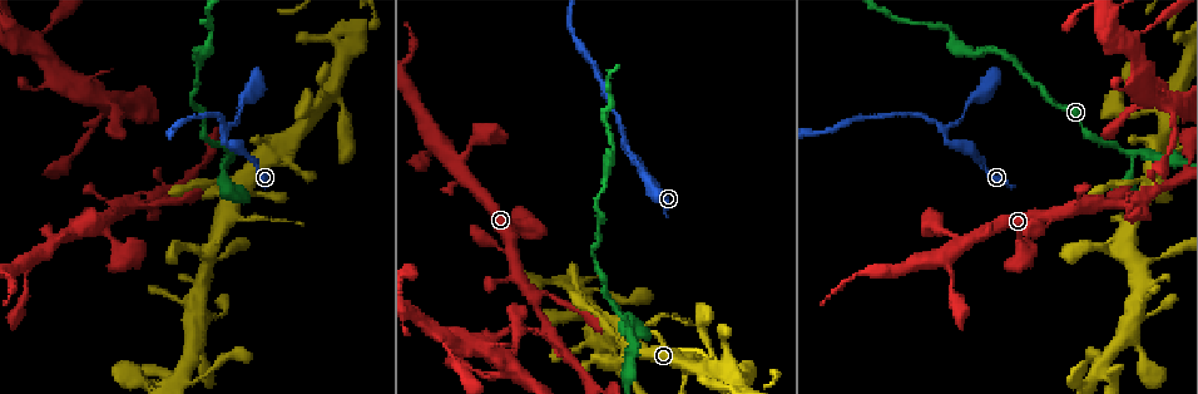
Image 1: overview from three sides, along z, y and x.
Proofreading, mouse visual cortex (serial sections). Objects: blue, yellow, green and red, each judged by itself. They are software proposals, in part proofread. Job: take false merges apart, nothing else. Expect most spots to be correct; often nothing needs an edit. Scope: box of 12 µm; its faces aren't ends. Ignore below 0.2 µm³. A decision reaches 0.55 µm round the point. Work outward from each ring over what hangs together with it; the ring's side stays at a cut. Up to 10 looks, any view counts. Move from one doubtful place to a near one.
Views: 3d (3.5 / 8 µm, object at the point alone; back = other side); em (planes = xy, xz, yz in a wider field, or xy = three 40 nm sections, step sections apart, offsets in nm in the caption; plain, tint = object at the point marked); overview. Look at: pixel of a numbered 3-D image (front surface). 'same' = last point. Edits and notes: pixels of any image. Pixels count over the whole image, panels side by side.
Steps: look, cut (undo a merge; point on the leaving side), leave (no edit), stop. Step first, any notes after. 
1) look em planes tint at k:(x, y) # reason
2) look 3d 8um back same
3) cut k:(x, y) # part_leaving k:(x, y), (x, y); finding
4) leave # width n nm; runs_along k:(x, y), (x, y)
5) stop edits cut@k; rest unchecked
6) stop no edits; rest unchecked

look em xy step 3 tint at 1:(967, 243) # sharp bend

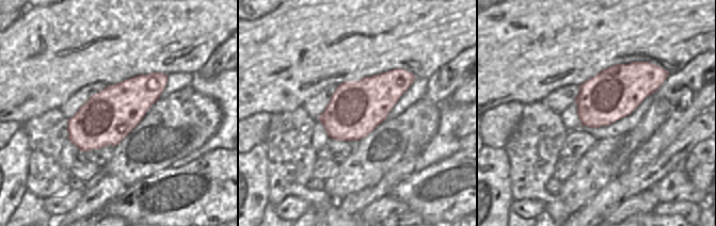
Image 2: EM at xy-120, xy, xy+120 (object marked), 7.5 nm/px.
look 3d 3.5um same # see where the arms go

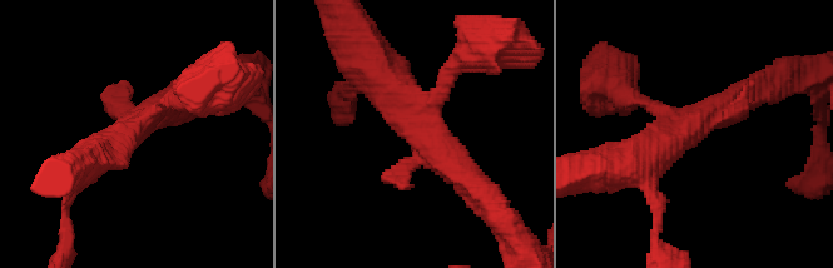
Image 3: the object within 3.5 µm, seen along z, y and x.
leave # runs_along 3:(474, 183), (370, 68); one cell here

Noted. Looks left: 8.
look em planes tint at 1:(947, 30) # abrupt turn

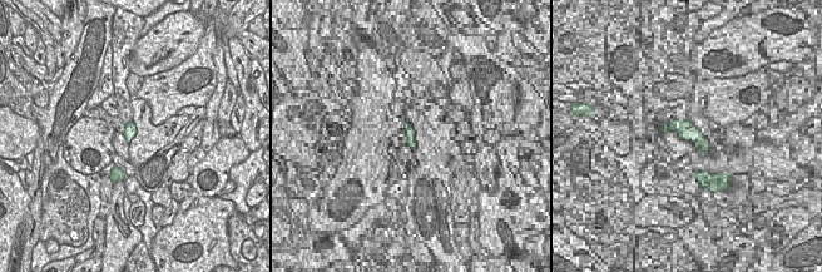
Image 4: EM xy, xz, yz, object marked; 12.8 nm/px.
look 3d 3.5um same

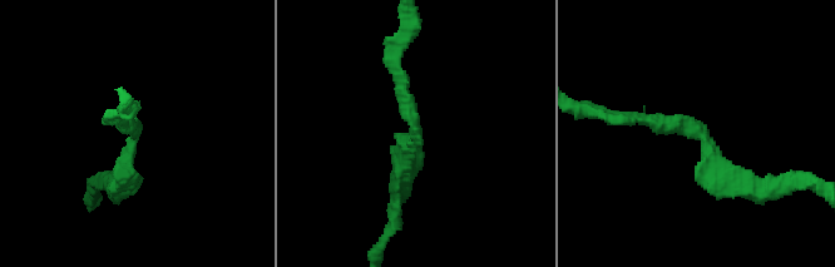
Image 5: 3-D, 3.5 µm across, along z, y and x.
leave # arm_widths 150, 300 nm; runs_along 5:(740, 187), (682, 122), (621, 118); one cell here

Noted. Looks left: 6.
look 3d 3.5um at 1:(942, 132) # sharp bend

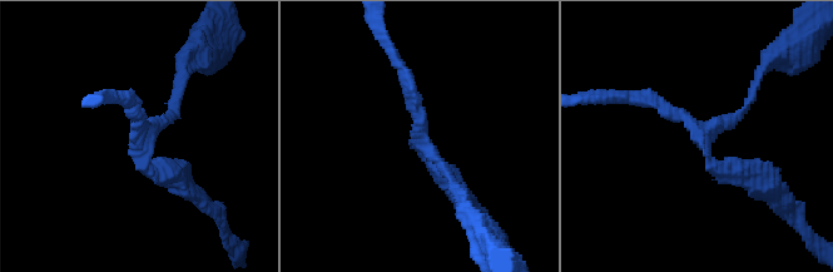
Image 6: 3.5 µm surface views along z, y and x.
look em xy step 3 tint at 6:(422, 144) # now the EM

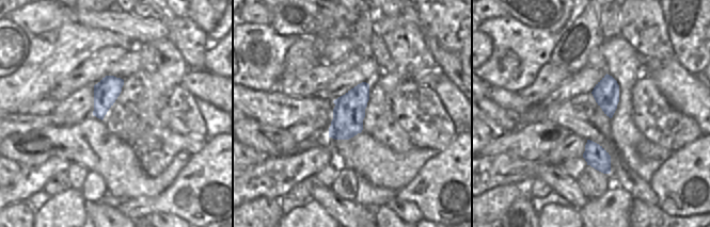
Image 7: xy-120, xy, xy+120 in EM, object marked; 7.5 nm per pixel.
look em xy step 2 tint same

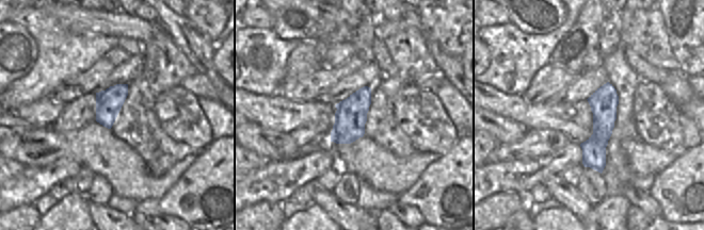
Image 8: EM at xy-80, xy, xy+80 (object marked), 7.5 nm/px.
leave # runs_along 6:(755, 179), (717, 168), (704, 144), (752, 95); all the same cell

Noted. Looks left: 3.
look 3d 3.5um at 1:(628, 334) # three-way junction

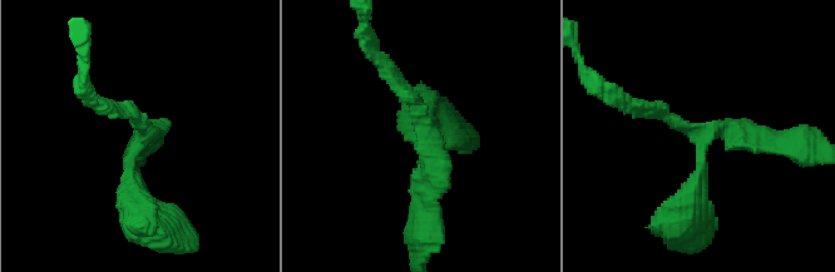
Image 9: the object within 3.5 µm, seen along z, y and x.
look em xy step 5 tint at 9:(145, 130) # arms 3; arm_widths 150, 150, 250 nm; now the EM

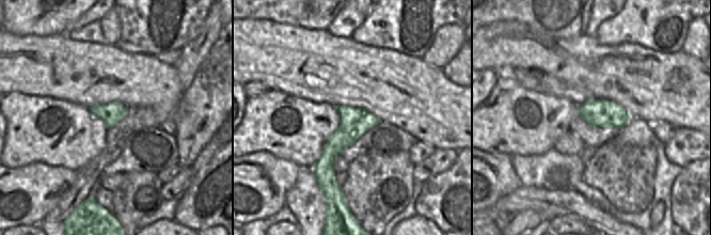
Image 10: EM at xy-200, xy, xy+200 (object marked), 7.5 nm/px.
leave # runs_along 9:(640, 104), (701, 130), (691, 208); continuous, no second cell

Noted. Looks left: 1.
stop no edits; rest unchecked

